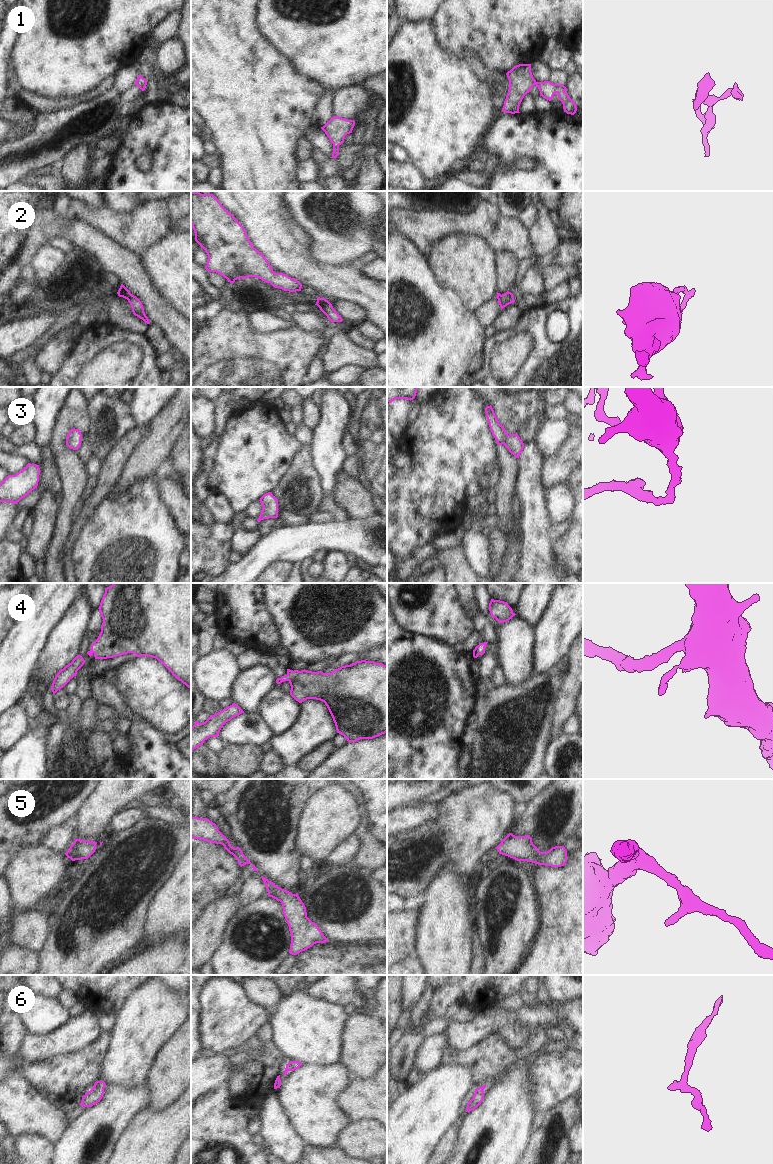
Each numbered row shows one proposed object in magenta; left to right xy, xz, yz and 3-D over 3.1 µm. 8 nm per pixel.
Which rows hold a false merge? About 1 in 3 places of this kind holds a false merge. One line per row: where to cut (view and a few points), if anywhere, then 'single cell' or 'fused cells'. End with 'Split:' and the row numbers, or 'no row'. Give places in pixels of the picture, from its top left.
1: no cut | single cell
2: xz (329, 302), (320, 308) | fused cells
3: no cut | single cell
4: no cut | single cell
5: no cut | single cell
6: no cut | single cell
Split: 2

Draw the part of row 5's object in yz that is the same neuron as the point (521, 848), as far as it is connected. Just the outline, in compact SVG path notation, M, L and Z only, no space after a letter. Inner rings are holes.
M509 833L496 849L499 854L517 861L527 861L538 865L561 867L567 862L567 850L564 846L555 846L547 852L540 852L529 835L515 836Z

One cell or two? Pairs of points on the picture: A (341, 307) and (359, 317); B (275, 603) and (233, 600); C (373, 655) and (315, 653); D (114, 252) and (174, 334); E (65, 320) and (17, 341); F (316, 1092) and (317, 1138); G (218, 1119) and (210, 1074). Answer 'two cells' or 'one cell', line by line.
A: one cell
B: two cells
C: two cells
D: one cell
E: two cells
F: one cell
G: two cells

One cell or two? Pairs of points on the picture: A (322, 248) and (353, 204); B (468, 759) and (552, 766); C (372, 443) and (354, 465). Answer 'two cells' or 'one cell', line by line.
A: one cell
B: two cells
C: two cells

